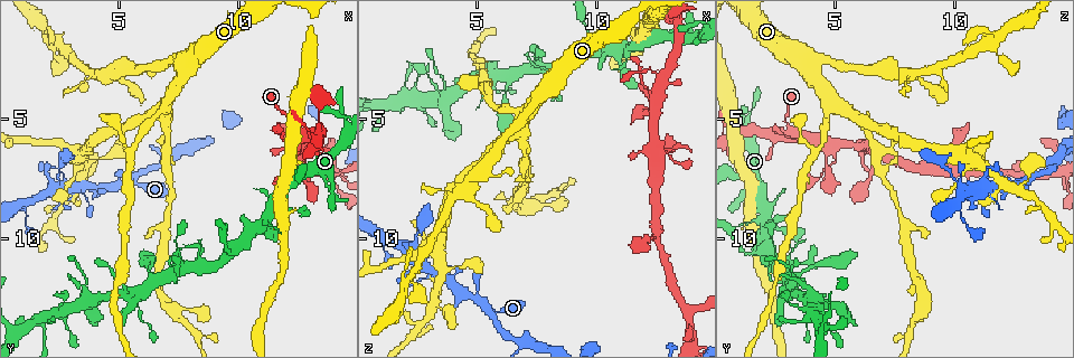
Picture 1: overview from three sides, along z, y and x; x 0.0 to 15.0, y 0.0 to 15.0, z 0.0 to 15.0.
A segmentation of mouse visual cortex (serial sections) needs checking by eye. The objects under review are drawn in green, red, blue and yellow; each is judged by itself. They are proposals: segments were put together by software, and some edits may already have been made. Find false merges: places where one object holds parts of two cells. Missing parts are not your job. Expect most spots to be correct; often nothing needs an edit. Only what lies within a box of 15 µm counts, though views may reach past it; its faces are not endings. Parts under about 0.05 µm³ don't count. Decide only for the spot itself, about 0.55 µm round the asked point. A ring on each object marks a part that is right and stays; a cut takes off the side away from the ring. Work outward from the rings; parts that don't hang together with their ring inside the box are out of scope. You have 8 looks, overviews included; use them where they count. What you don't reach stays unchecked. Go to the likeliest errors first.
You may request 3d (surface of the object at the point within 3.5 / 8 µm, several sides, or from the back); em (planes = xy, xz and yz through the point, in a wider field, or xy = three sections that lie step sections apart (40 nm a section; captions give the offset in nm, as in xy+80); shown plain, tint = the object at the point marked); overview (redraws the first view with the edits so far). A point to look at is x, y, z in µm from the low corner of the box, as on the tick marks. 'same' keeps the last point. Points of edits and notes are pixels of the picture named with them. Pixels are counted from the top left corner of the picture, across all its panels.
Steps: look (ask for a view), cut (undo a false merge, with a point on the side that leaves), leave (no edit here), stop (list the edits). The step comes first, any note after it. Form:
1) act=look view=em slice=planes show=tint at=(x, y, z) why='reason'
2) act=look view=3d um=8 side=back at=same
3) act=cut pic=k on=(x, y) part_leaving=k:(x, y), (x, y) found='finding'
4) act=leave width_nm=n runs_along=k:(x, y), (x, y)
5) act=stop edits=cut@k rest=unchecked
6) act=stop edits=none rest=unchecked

act=look view=3d um=8 at=(6.7, 4.5, 5.4) why='three-way junction'

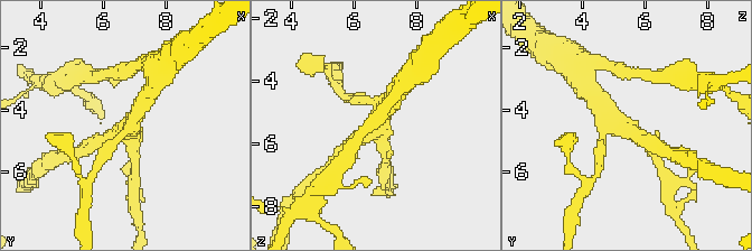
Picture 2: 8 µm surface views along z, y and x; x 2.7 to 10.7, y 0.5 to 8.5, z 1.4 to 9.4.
act=look view=em slice=xy step=3 show=tint at=(6.8, 4.5, 5.4)

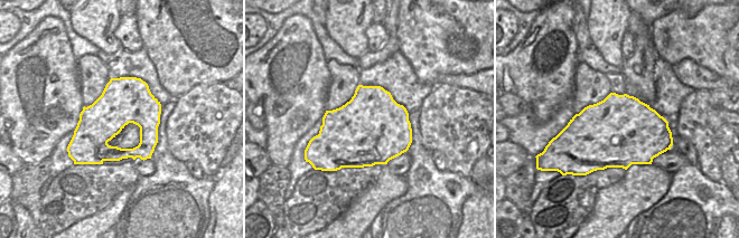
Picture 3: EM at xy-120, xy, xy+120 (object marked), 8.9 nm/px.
act=leave runs_along=2:(388, 102), (382, 119), (353, 145) found='continuous, no second cell'

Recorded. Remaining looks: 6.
act=look view=em slice=xy step=5 show=tint at=(12.5, 5.5, 3.1) why='thick turns thin'

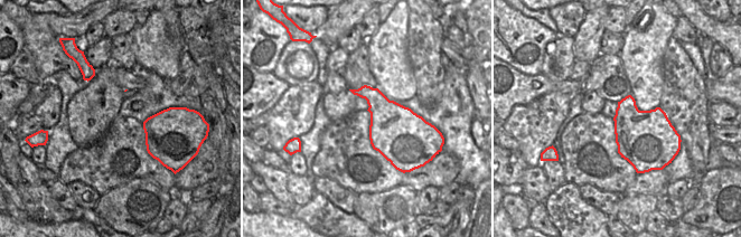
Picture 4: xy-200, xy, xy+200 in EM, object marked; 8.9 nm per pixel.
act=look view=3d um=3.5 at=same why='see where the arms go'

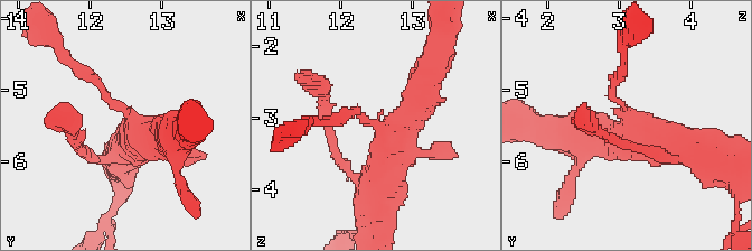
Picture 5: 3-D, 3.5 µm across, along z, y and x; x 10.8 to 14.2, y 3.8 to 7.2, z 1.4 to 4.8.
act=leave runs_along=5:(620, 73), (612, 94), (646, 139), (692, 149) found='continuous, no second cell'

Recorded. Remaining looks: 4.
act=look view=3d um=3.5 at=(12.3, 6.9, 4.7) why='sudden change in width'

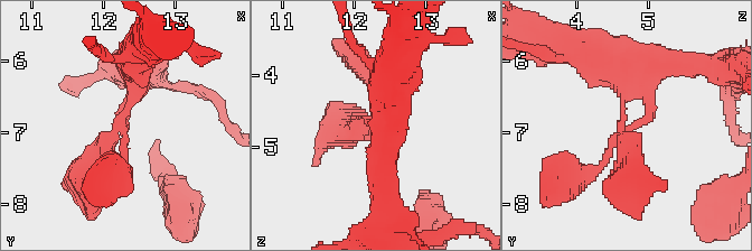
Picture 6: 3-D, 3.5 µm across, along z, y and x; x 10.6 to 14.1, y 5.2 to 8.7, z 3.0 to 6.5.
act=look view=em slice=xy step=3 show=tint at=(12.25, 7.00, 4.65) arms=3 arm_widths_nm=200,400,400

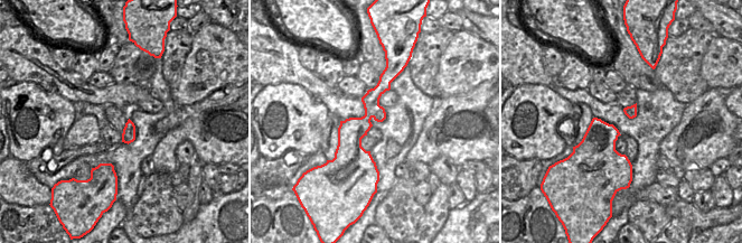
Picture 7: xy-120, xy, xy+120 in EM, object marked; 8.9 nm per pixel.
act=leave runs_along=7:(388, 63), (355, 131), (366, 178) found='one cell here'

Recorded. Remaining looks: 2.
act=look view=3d um=3.5 at=(14.0, 7.2, 14.4) why='two arms at a narrow angle'

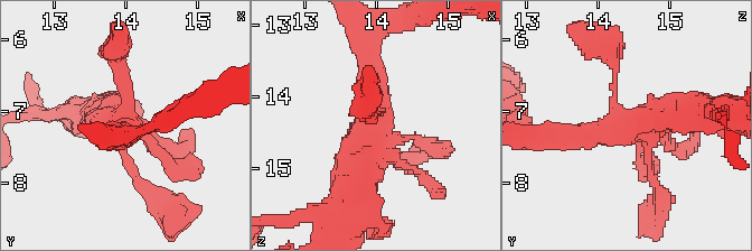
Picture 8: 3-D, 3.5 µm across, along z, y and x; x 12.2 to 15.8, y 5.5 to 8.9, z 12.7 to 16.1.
act=look view=em slice=planes show=tint at=(13.90, 7.15, 14.35)

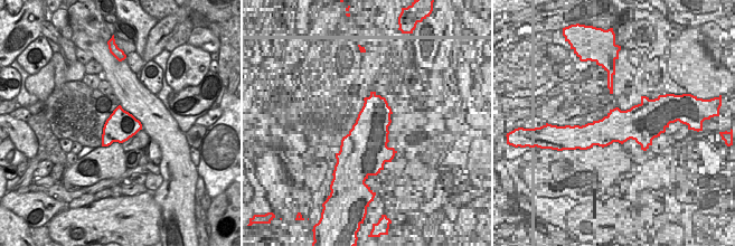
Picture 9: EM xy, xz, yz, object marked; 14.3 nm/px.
act=leave found='continuous, no second cell'

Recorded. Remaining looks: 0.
act=stop edits=none rest=unchecked

